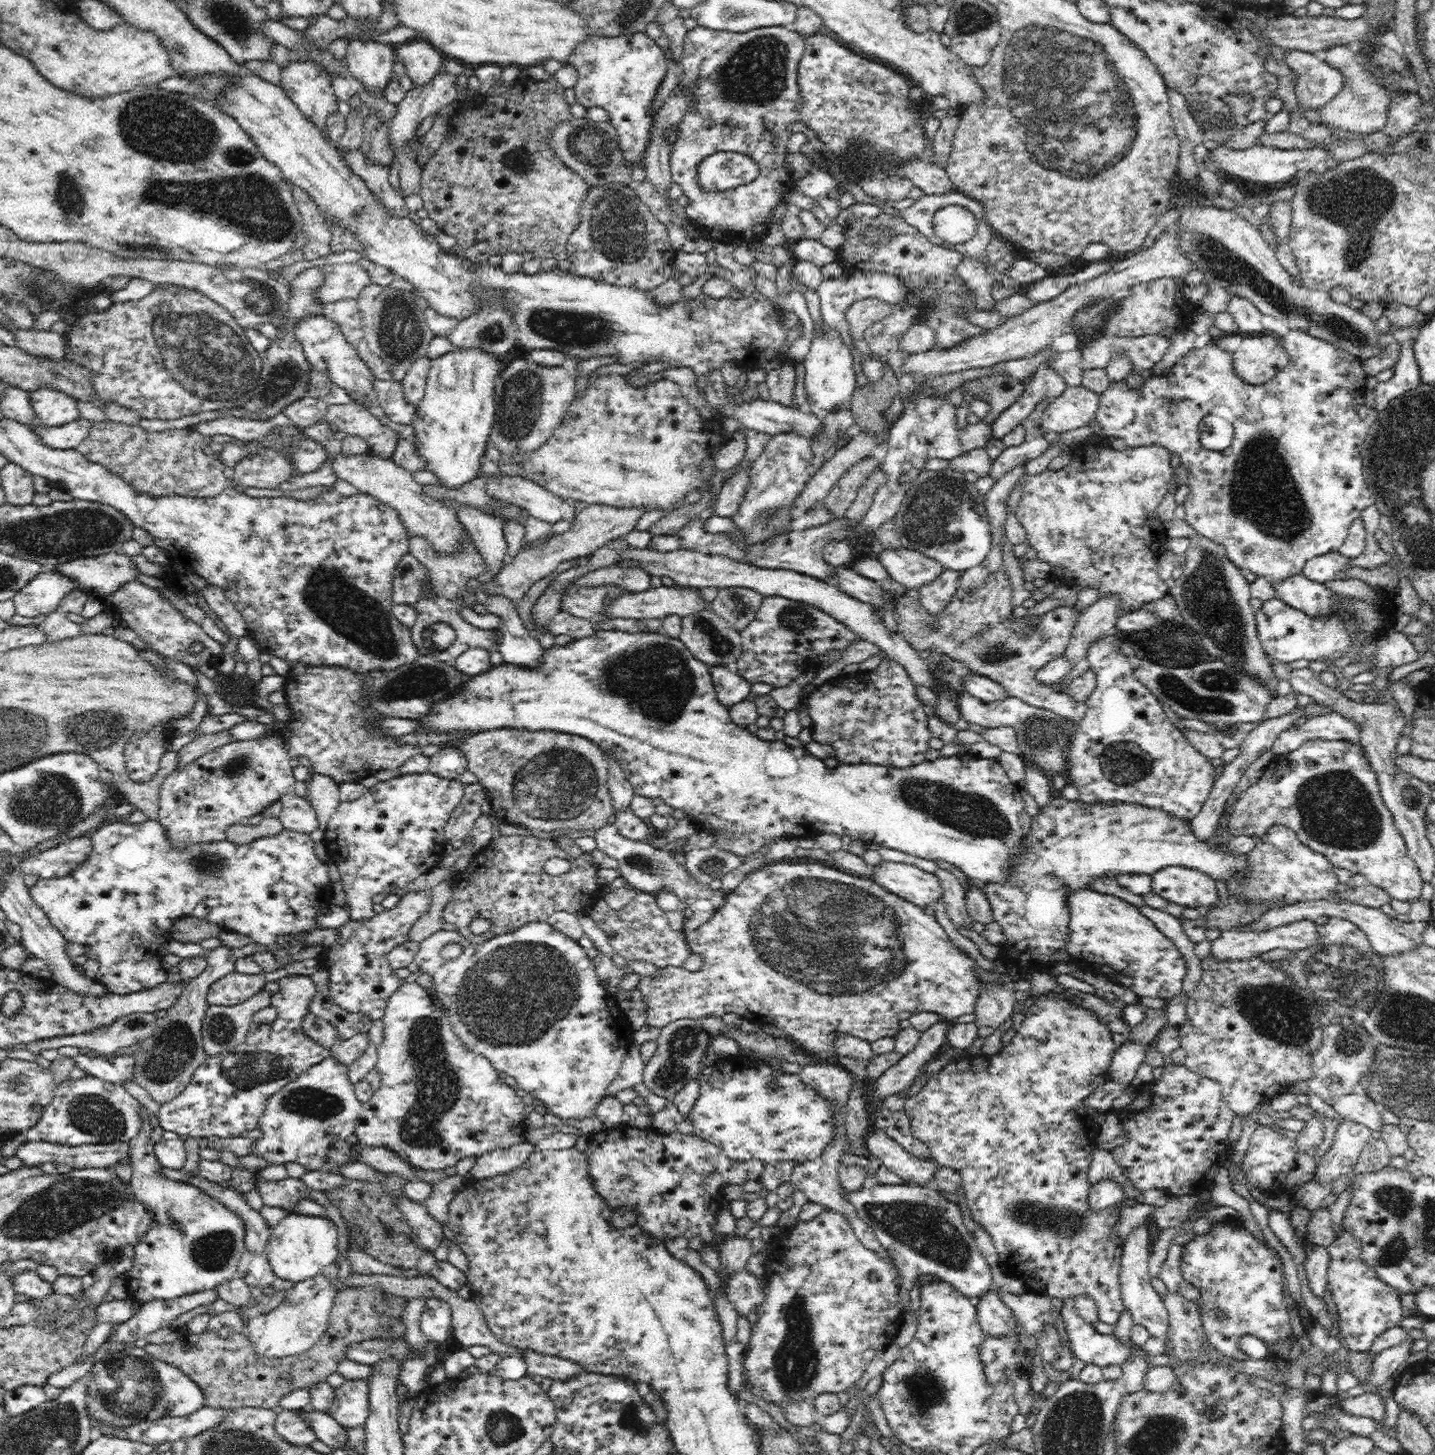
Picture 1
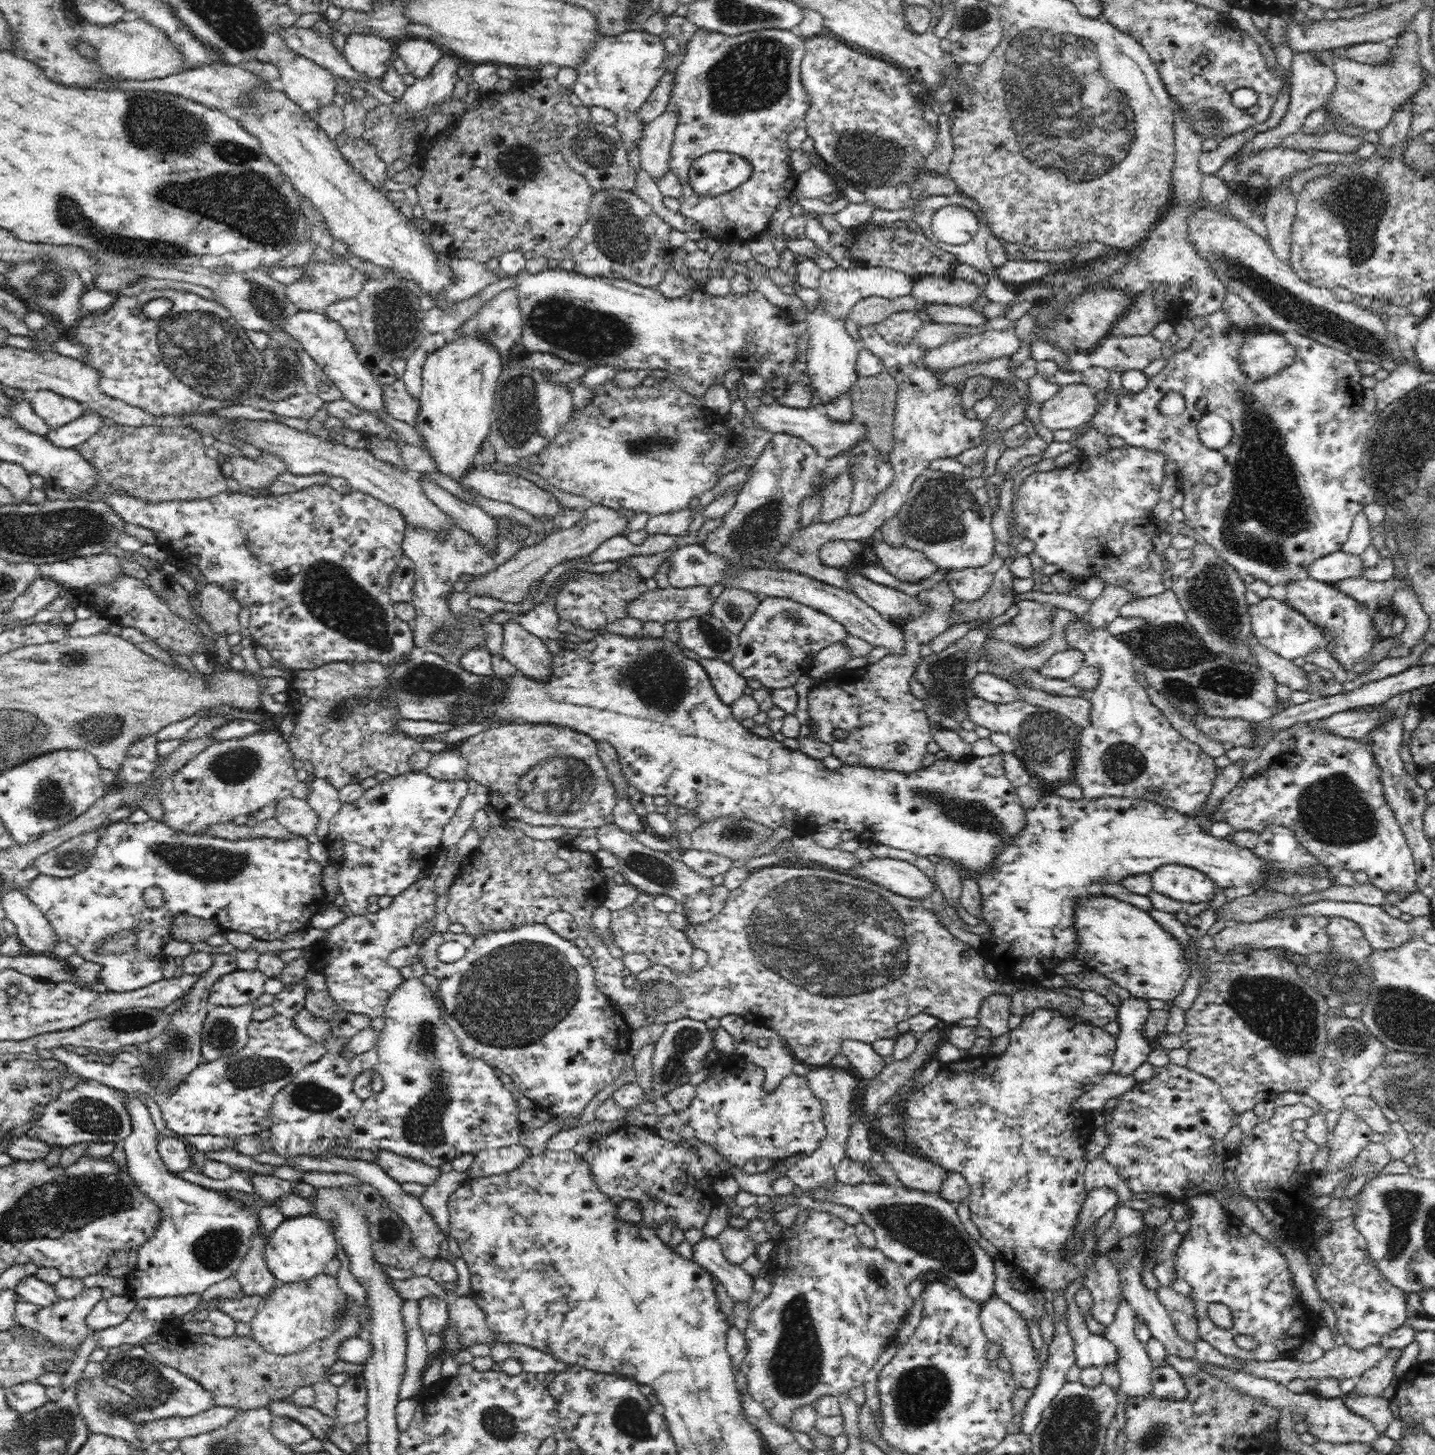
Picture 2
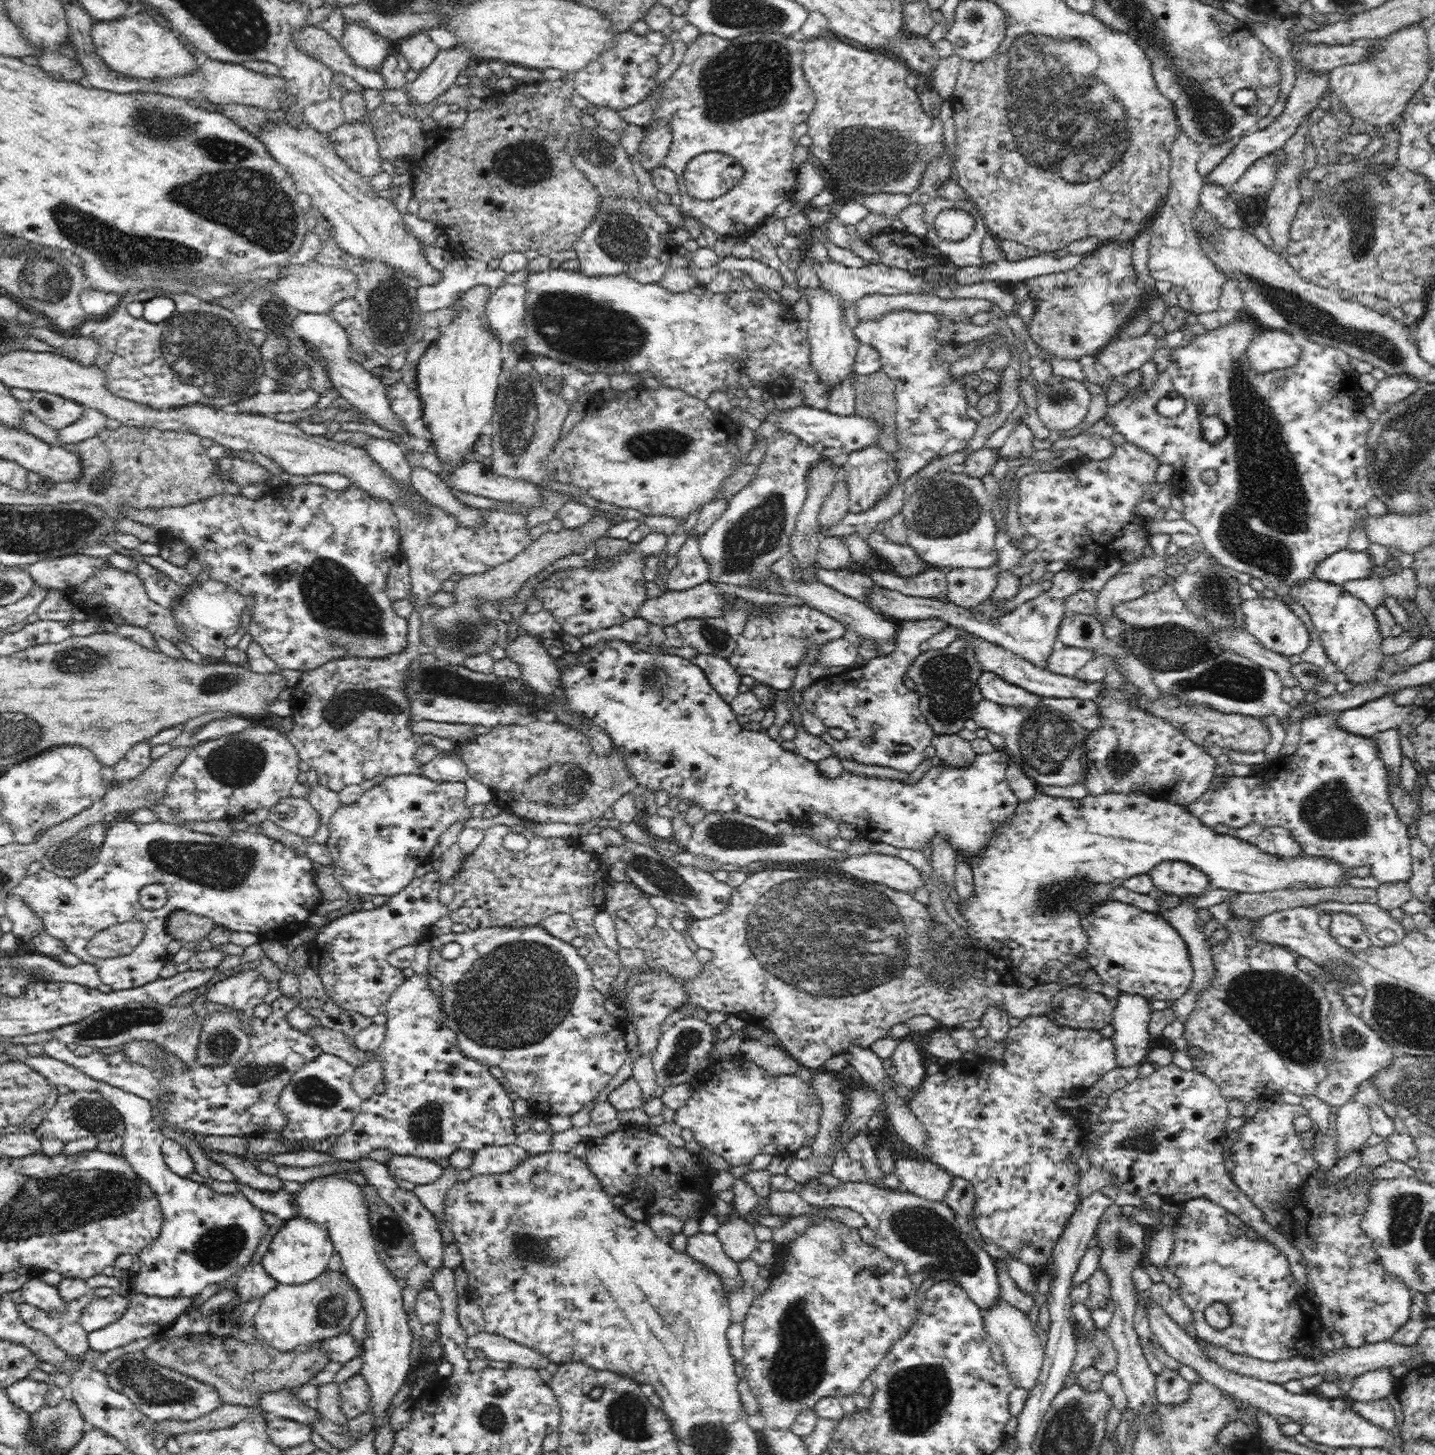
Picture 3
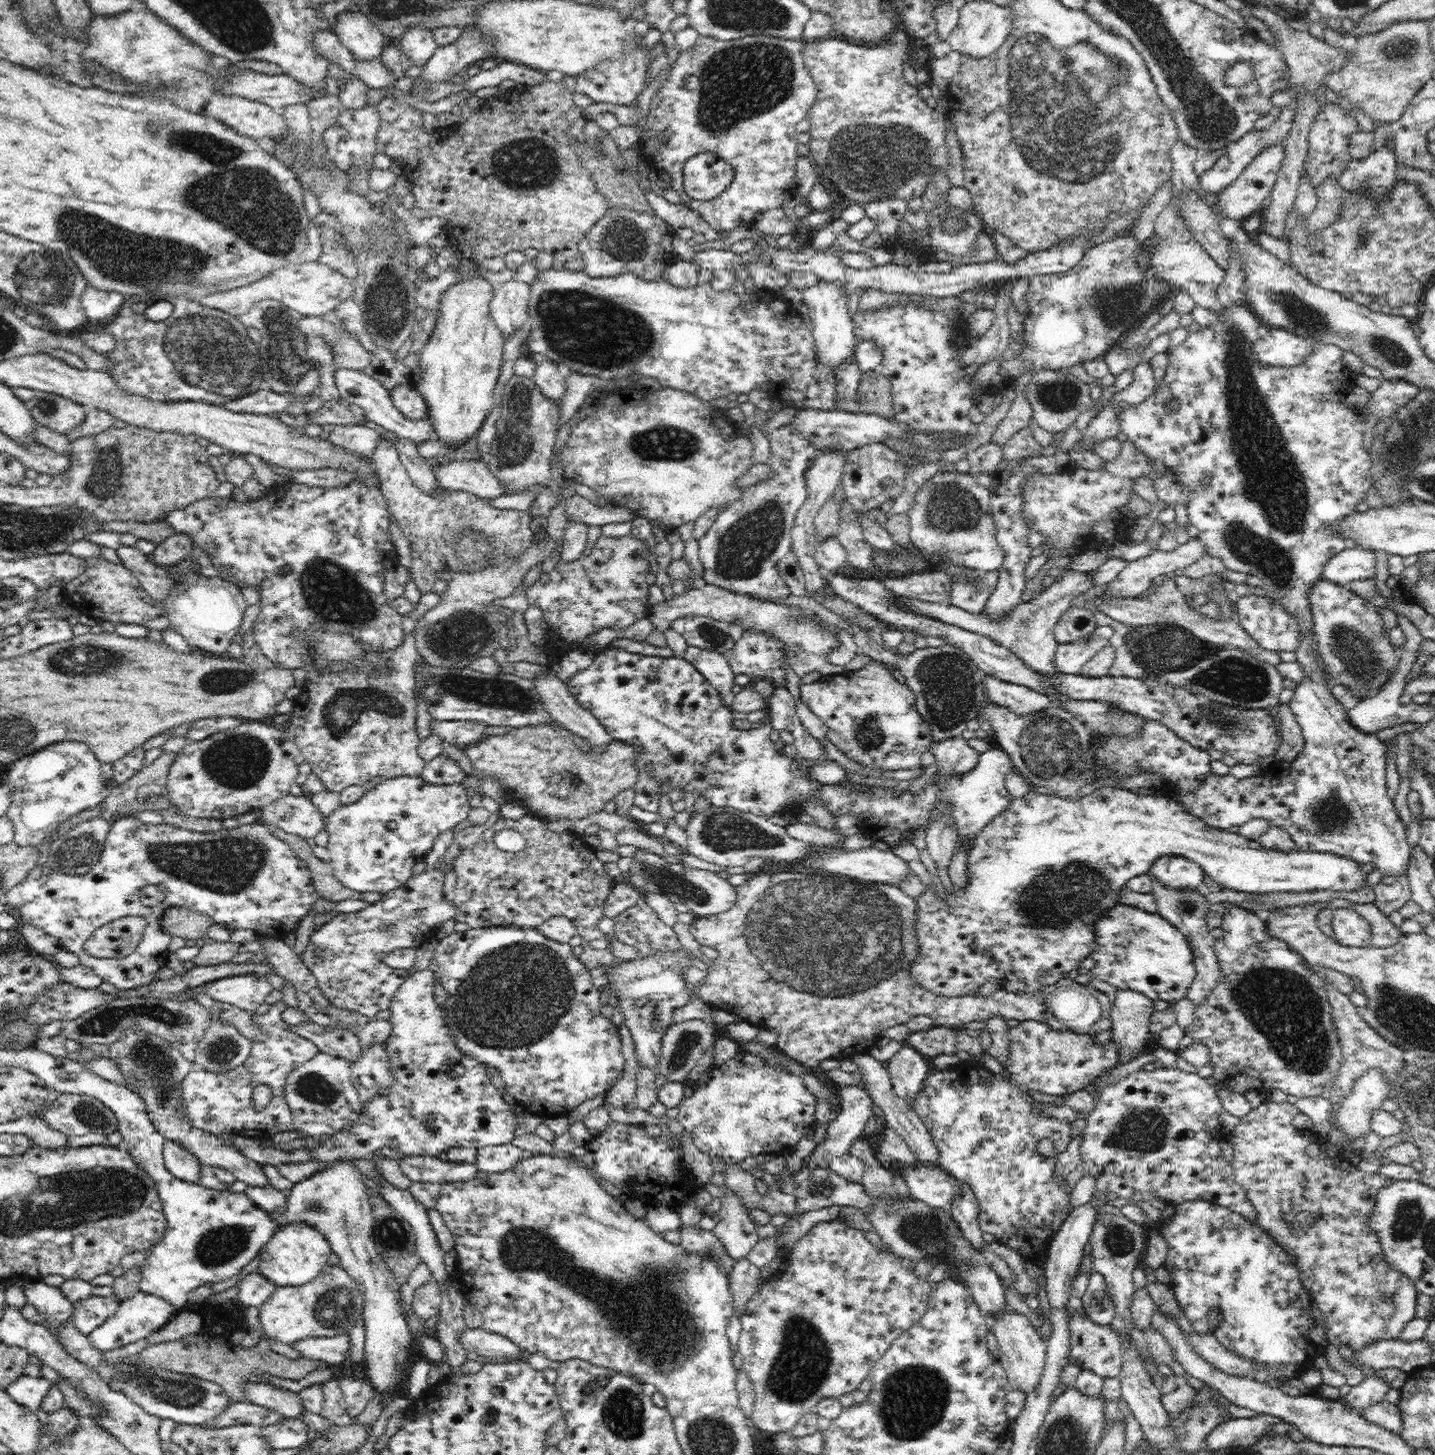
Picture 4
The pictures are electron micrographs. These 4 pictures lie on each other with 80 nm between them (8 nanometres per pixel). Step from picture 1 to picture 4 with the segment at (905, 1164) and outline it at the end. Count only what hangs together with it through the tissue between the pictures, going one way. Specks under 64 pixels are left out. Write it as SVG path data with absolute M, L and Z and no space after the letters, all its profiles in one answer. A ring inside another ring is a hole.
M918 1164L916 1167L896 1171L910 1189L911 1198L934 1208L946 1208L960 1194L961 1180L944 1171L938 1165Z

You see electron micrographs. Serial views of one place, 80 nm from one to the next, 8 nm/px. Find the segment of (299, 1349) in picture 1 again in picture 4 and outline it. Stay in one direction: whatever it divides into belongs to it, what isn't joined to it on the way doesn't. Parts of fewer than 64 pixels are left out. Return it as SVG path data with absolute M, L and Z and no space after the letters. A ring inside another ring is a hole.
M326 1265L322 1272L310 1282L300 1286L276 1286L270 1298L267 1298L259 1308L259 1316L262 1328L271 1340L278 1340L282 1344L291 1345L294 1341L304 1340L310 1337L333 1337L347 1334L348 1330L363 1319L364 1297L358 1284L346 1272L342 1266Z

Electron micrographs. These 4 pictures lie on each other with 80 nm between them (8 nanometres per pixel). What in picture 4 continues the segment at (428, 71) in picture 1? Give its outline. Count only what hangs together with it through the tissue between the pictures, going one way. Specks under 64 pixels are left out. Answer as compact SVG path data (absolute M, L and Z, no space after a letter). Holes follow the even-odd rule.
M410 27L402 36L398 45L406 57L409 57L414 66L425 66L435 50L439 47L434 35L428 27Z

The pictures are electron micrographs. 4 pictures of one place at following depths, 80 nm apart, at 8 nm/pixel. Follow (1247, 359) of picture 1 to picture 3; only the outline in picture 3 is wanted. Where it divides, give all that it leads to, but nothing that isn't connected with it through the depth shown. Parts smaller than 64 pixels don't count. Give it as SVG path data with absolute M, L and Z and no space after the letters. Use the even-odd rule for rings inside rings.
M1265 328L1262 334L1256 333L1250 340L1246 353L1250 359L1250 367L1256 373L1296 366L1301 356L1300 346L1289 333L1280 329Z

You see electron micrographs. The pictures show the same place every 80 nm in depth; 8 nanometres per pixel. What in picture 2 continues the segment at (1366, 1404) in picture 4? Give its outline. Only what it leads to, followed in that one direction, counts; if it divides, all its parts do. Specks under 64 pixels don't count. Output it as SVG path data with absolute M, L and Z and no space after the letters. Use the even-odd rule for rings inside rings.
M1403 1348L1388 1349L1385 1358L1376 1367L1370 1368L1364 1375L1357 1379L1355 1391L1359 1396L1383 1397L1384 1391L1396 1378L1395 1367Z

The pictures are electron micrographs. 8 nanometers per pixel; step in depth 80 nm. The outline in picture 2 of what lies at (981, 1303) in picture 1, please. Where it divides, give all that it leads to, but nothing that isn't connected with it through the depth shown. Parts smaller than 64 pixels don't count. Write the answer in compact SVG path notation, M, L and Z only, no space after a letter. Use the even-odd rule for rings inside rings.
M992 1294L986 1302L980 1305L979 1319L987 1339L997 1342L1004 1350L1003 1355L1012 1364L1013 1380L1022 1388L1034 1389L1039 1382L1042 1365L1032 1345L1026 1319L996 1294Z

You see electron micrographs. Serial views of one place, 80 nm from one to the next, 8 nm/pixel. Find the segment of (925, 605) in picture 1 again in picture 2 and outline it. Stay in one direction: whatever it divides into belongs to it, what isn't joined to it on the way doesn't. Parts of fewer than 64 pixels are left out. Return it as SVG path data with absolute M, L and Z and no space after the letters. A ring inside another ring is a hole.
M949 572L944 574L944 578L942 578L942 582L940 584L936 584L934 588L930 588L930 590L920 590L918 594L916 595L924 605L928 605L928 610L924 612L924 614L921 614L916 619L910 619L908 622L903 626L903 653L901 655L888 655L884 658L881 658L880 661L876 661L875 663L868 663L865 667L862 667L861 669L854 669L854 670L846 670L846 668L842 668L839 670L837 674L833 674L831 677L828 677L827 679L822 680L817 686L814 685L812 690L810 690L810 693L807 697L807 703L809 704L808 710L809 715L812 720L815 720L818 724L818 729L814 734L814 737L818 738L818 740L821 740L822 743L828 743L833 750L833 755L836 756L836 758L839 758L840 761L842 761L843 765L858 765L858 766L870 766L872 768L878 768L878 769L884 769L884 770L895 770L896 772L914 772L914 770L918 770L921 767L924 755L927 753L926 746L930 744L930 741L933 740L933 736L930 730L930 720L927 717L926 711L925 711L925 701L919 701L914 694L912 694L910 690L910 680L914 679L914 674L917 670L917 664L920 661L920 646L922 644L927 644L930 640L932 640L935 636L938 636L938 634L942 634L947 628L948 628L948 618L950 617L950 614L953 610L954 602L955 602L955 596L954 593L951 591L951 588L949 587L949 580L947 574ZM836 728L840 728L840 730L848 730L848 736L846 736L845 739L838 740L834 735L832 735L832 732L836 730Z

